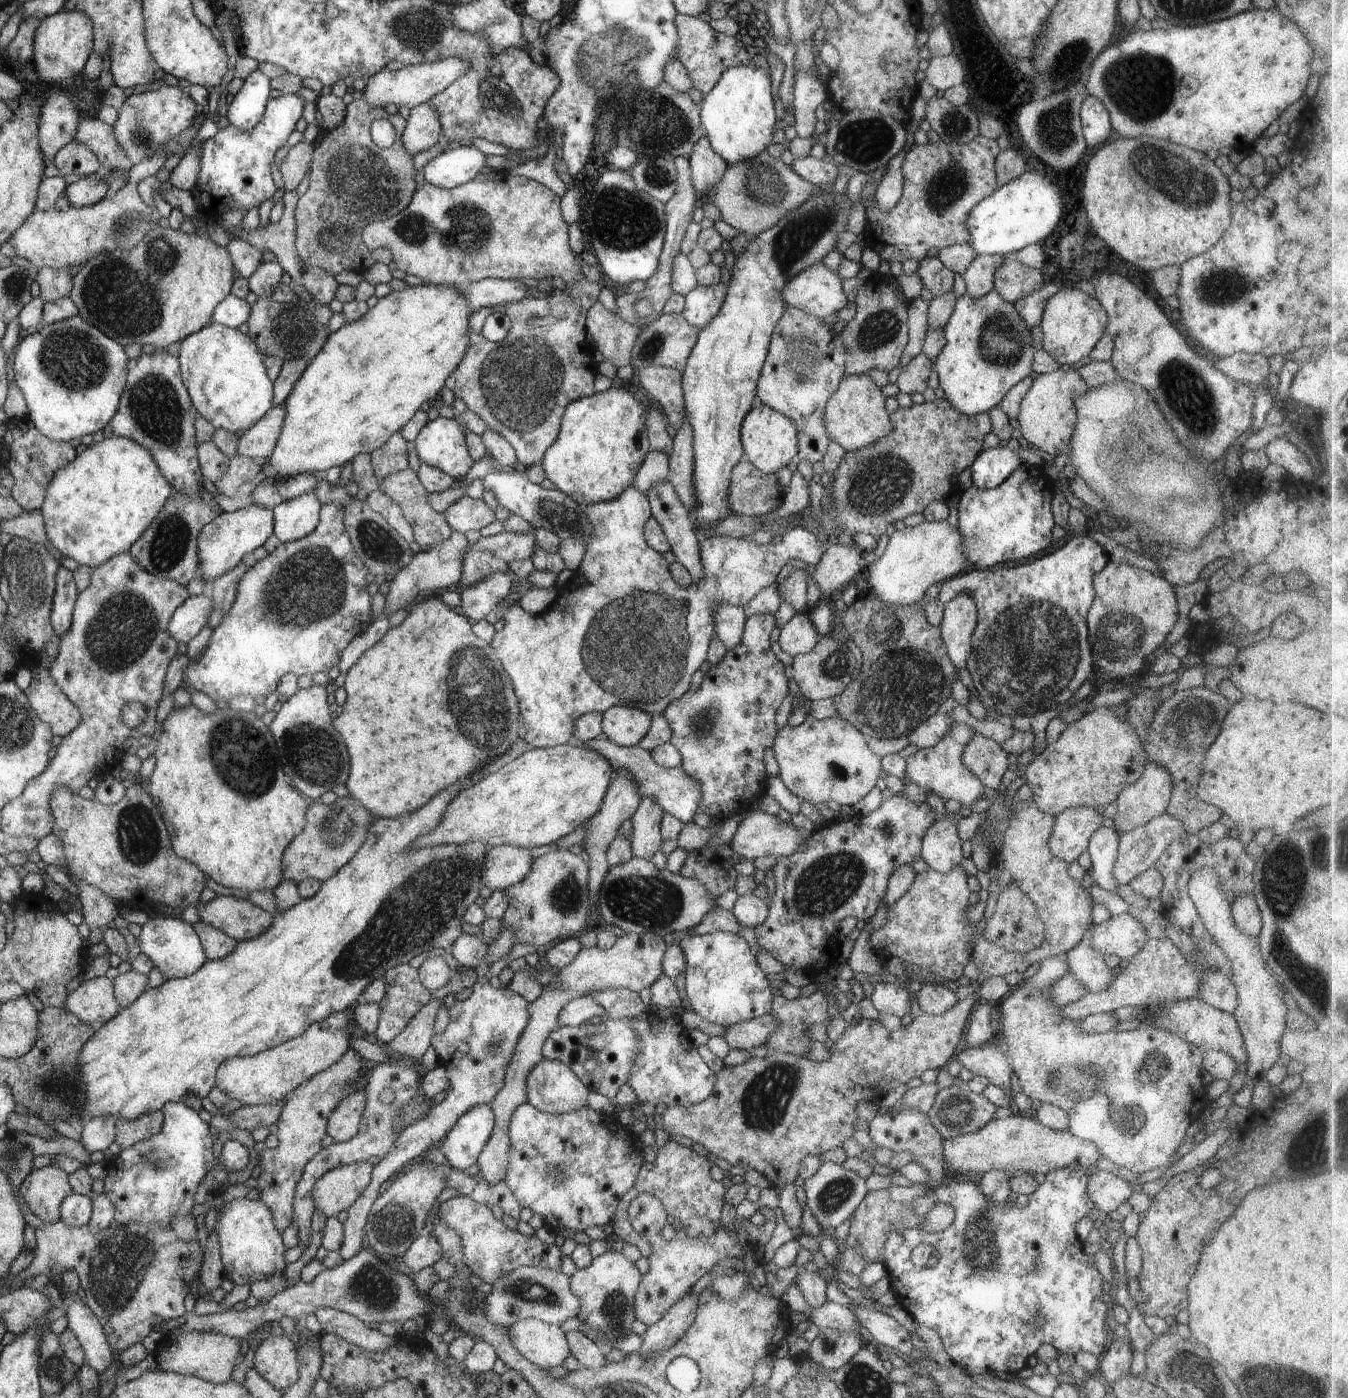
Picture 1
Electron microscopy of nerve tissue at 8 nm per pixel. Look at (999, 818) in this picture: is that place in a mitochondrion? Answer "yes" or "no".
yes

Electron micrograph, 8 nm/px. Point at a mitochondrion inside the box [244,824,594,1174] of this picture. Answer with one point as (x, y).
(424, 905)

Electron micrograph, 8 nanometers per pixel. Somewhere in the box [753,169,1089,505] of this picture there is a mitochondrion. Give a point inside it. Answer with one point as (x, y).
(798, 237)

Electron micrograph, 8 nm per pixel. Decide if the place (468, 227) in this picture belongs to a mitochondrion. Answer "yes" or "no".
yes

